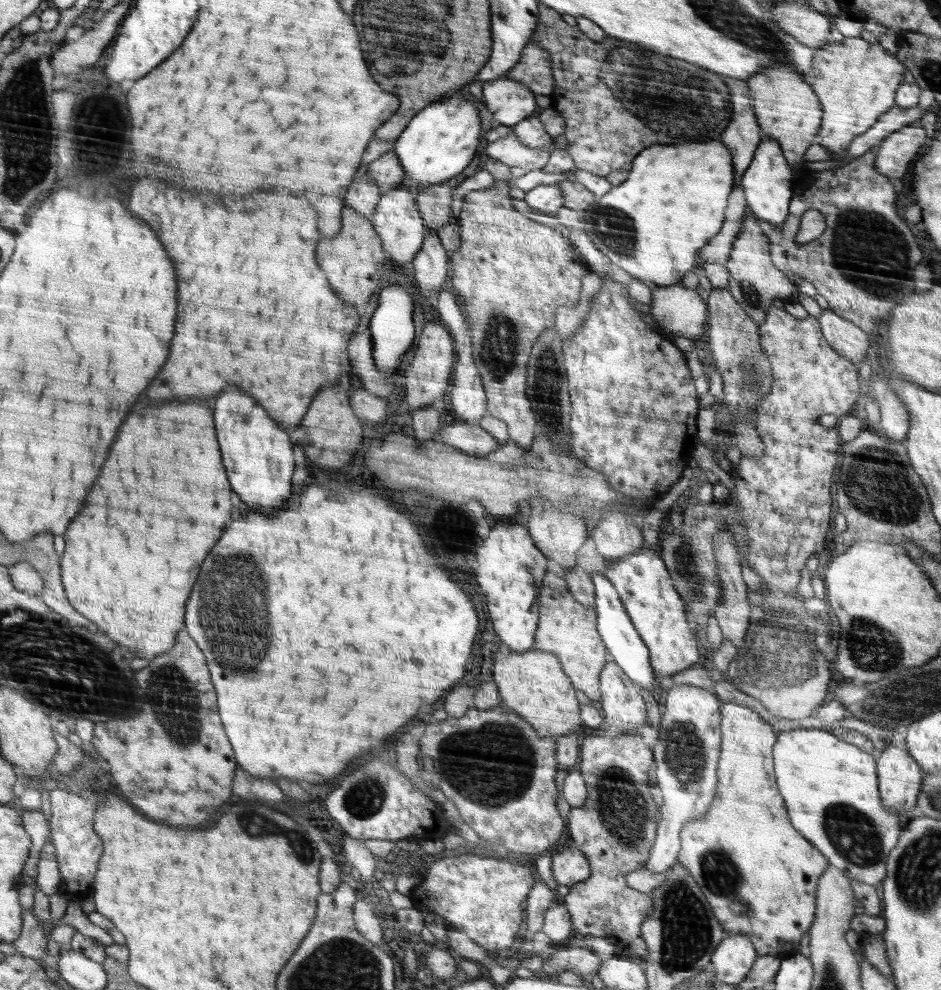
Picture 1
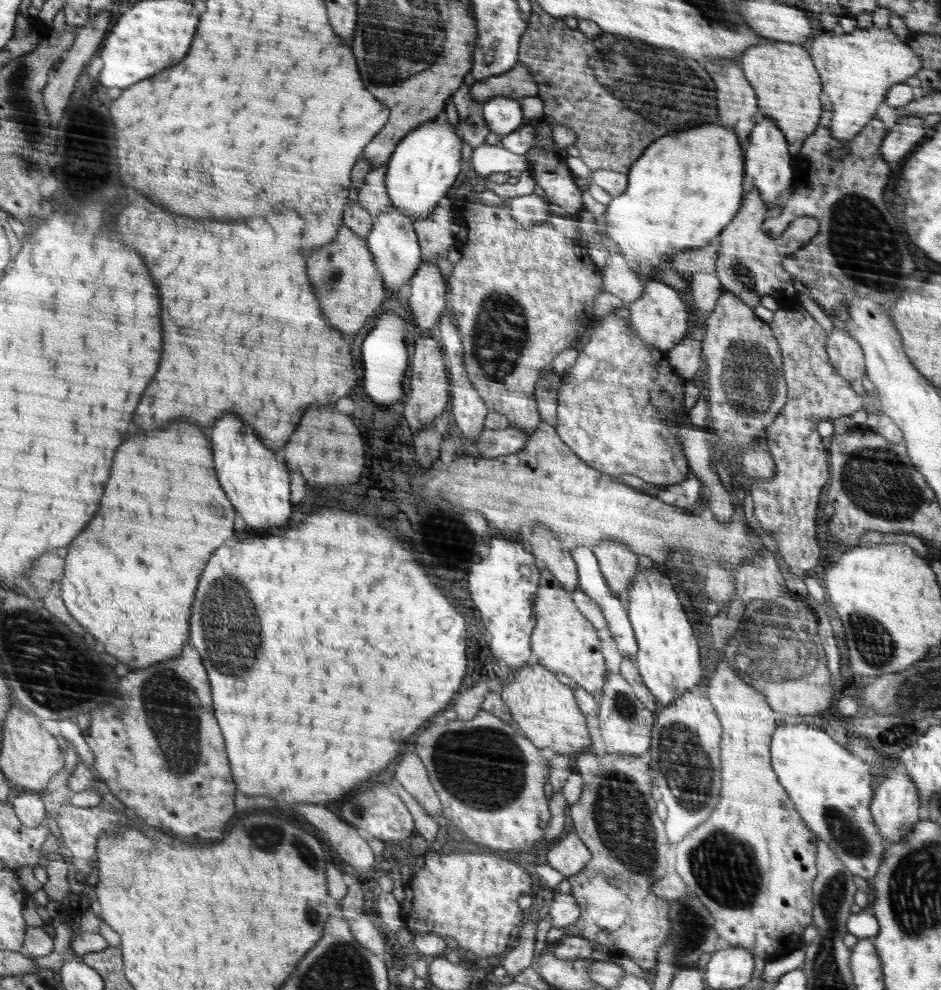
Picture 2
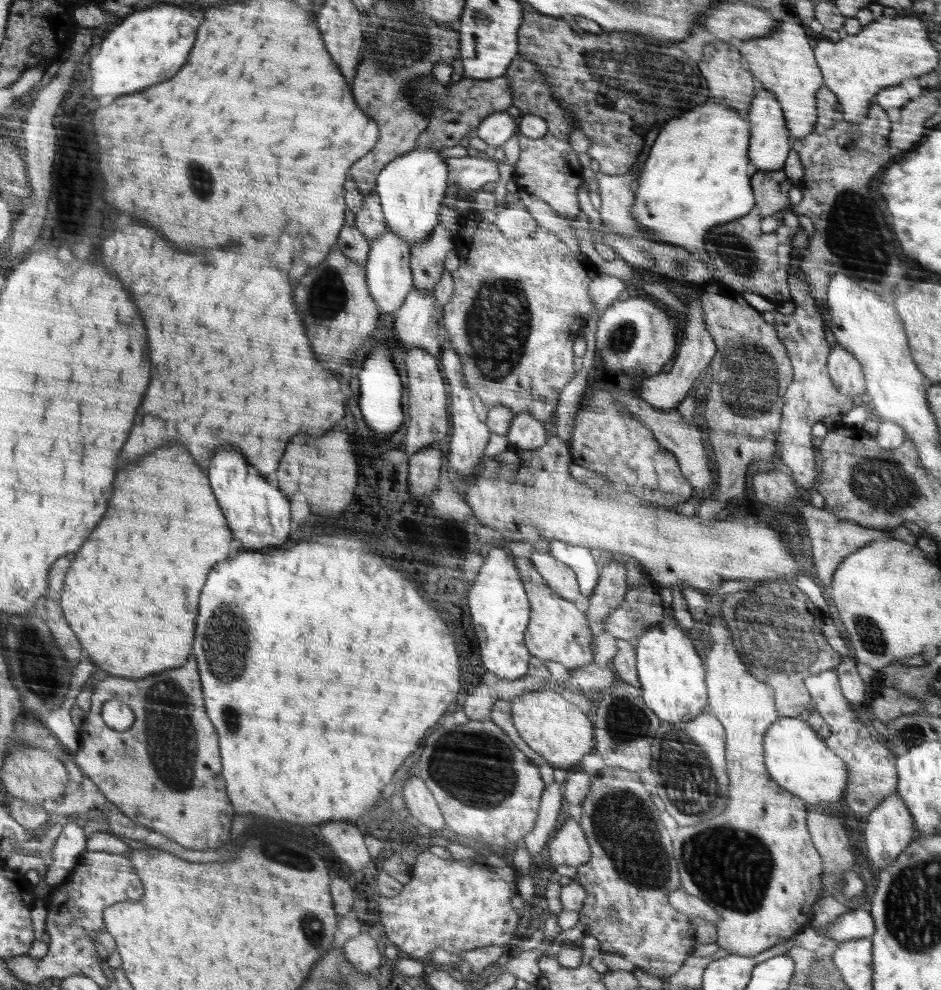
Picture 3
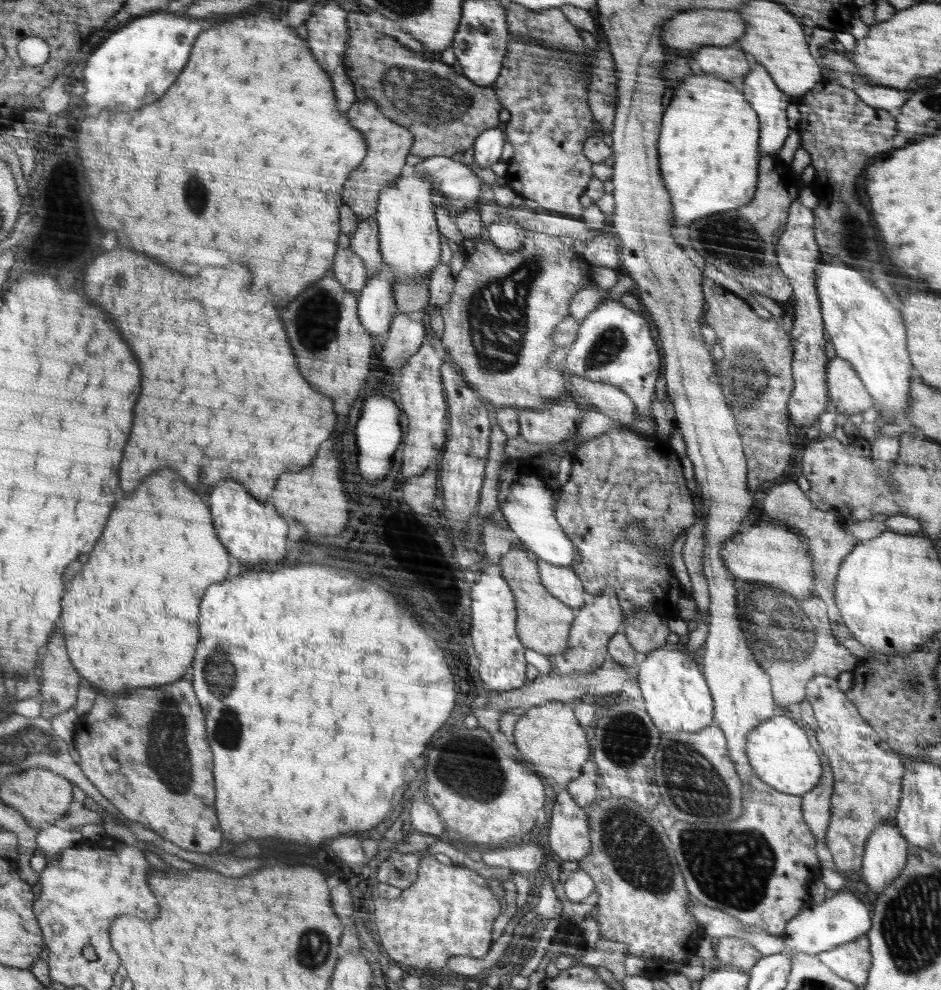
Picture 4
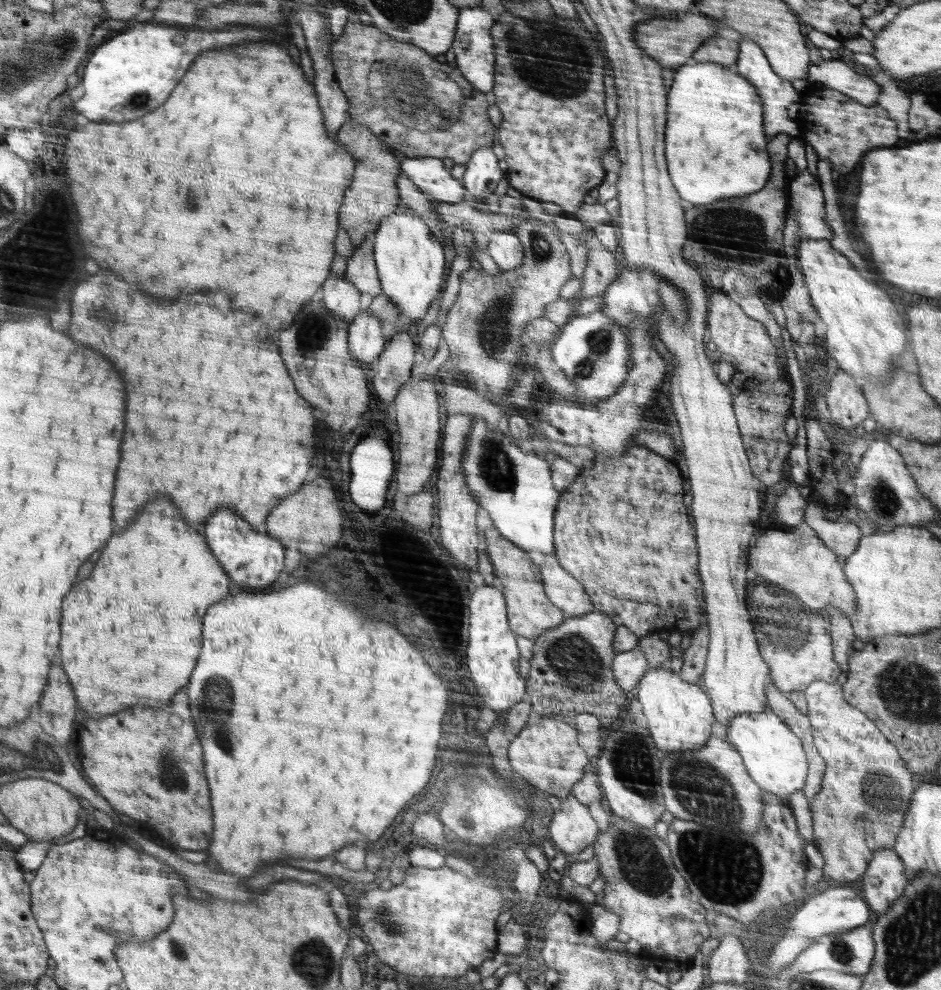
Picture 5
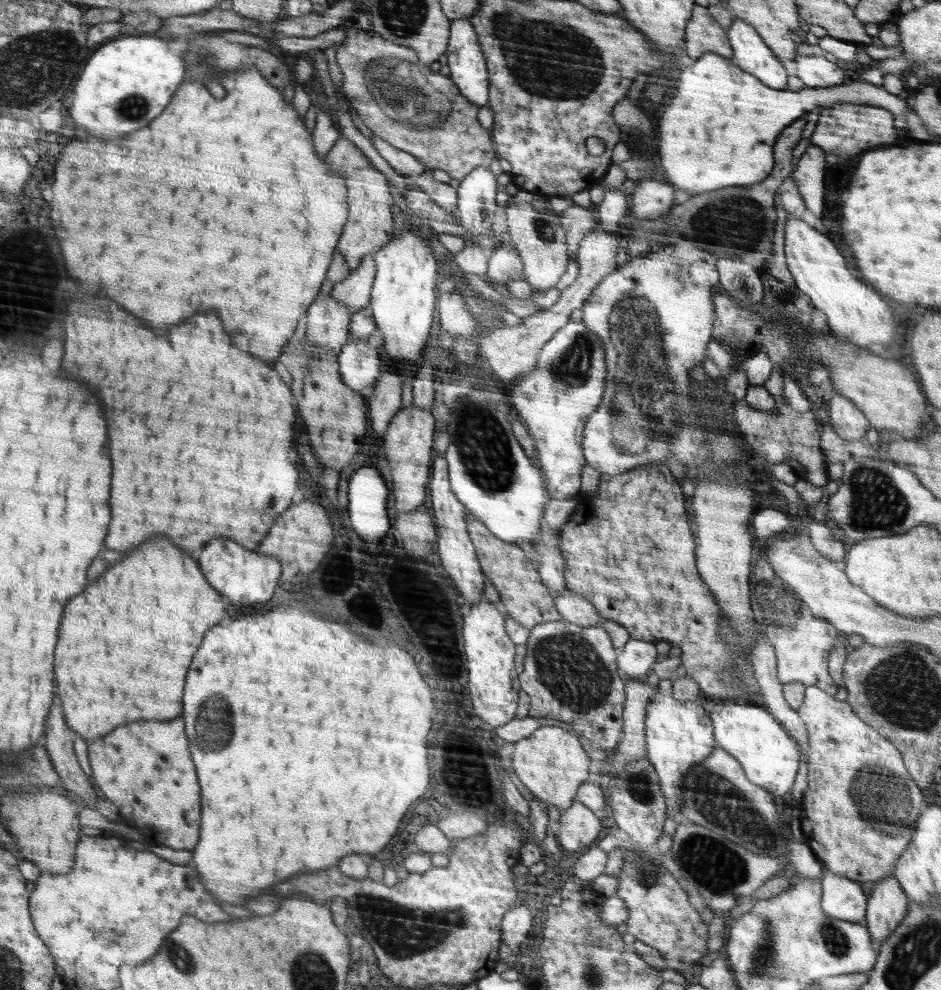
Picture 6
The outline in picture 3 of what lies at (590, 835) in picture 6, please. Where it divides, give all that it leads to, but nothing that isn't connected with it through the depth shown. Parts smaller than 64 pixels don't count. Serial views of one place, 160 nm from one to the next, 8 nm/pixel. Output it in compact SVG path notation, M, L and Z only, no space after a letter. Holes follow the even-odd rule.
M571 817L554 832L548 844L550 860L557 866L567 864L577 868L591 859L589 842L581 824Z

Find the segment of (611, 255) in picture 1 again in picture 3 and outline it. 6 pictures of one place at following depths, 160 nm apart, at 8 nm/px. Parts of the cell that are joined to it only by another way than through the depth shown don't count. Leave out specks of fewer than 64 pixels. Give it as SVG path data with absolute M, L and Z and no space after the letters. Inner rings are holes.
M710 98L706 106L698 106L698 110L690 110L690 114L682 114L682 118L674 118L674 122L668 120L661 126L659 135L643 161L636 185L635 199L631 206L631 215L635 221L647 233L660 238L661 242L684 247L696 255L706 263L712 273L712 281L716 280L716 274L706 254L706 236L718 225L745 217L756 204L748 176L751 136L748 119L743 114L722 103L715 103Z

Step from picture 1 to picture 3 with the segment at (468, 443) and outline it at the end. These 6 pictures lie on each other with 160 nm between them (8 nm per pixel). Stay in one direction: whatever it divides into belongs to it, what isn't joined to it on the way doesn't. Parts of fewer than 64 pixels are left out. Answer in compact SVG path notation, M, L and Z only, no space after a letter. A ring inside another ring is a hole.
M531 414L513 417L506 433L509 446L514 449L537 449L545 445L548 425Z

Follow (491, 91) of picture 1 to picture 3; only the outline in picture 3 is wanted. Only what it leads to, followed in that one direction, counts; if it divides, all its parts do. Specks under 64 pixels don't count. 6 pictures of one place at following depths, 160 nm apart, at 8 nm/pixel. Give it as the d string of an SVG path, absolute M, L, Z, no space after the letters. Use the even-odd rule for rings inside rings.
M505 110L485 118L476 129L476 135L486 142L489 146L487 151L490 153L504 144L510 136L514 136L514 132L516 132L514 117L508 116Z

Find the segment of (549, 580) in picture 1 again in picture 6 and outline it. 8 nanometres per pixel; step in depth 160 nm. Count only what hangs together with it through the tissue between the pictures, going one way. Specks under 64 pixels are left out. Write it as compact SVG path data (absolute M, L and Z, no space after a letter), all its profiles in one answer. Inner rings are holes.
M470 516L468 520L468 531L476 546L477 558L481 559L481 570L498 591L501 604L510 614L510 617L516 619L529 630L543 622L554 622L562 619L562 615L556 607L553 593L544 584L541 574L530 563L518 545L499 539L485 523L480 522L474 516Z

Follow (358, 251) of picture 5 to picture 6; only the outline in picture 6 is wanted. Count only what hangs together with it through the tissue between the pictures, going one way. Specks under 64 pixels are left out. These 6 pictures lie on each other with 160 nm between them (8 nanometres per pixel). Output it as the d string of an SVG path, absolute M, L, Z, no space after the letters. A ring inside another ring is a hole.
M374 254L366 256L358 268L333 286L332 299L344 303L350 315L369 307L373 299L372 290L376 280L376 258Z

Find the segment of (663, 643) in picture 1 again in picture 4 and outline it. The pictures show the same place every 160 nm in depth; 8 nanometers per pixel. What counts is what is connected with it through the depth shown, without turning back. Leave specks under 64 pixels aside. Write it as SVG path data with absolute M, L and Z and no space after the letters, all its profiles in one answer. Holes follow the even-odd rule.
M665 644L656 650L646 654L646 660L640 663L637 674L638 684L642 692L642 698L646 700L644 706L662 733L670 732L698 732L712 723L712 697L703 672L698 670L698 664L682 650L674 648L671 644Z

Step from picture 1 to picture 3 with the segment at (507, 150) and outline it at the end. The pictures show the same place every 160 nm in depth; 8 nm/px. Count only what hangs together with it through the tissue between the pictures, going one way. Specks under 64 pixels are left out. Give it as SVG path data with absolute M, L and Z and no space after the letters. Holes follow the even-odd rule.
M491 153L490 159L466 156L462 158L449 158L448 163L453 177L452 184L456 184L461 192L477 192L487 182L497 183L500 180L498 164L502 157Z

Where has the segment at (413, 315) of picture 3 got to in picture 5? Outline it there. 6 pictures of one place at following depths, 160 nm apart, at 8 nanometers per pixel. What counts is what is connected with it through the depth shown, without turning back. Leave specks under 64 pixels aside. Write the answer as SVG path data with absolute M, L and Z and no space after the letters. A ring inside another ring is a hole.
M410 332L394 335L373 364L375 391L386 404L393 402L400 388L410 379L418 352L412 336Z

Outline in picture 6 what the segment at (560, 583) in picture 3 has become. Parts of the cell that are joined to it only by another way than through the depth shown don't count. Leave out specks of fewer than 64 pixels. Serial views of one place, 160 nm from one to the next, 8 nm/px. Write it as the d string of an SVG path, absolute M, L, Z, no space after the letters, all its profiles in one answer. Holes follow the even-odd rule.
M569 590L556 592L556 607L565 621L582 627L596 626L601 616L596 607L580 594L574 594Z

